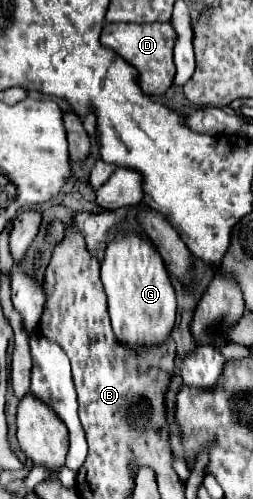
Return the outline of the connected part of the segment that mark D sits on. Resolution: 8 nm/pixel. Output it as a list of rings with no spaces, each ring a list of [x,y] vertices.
[[[107,23],[101,33],[101,43],[119,53],[127,63],[139,71],[139,85],[151,97],[165,95],[173,85],[173,27],[171,23]]]

